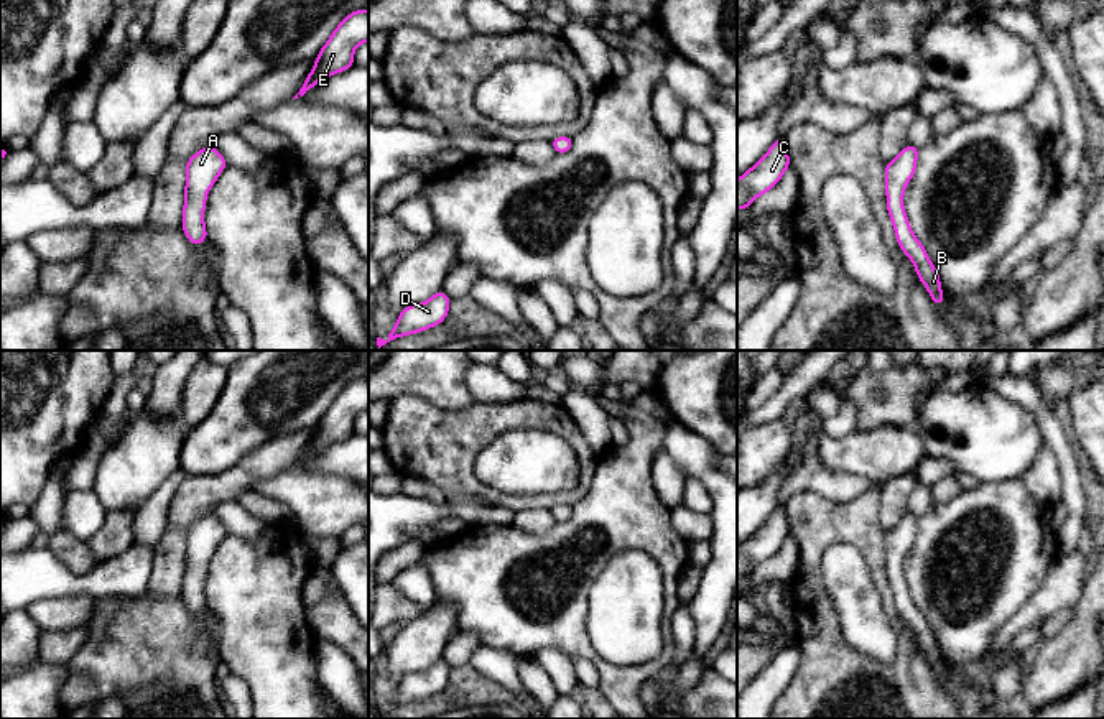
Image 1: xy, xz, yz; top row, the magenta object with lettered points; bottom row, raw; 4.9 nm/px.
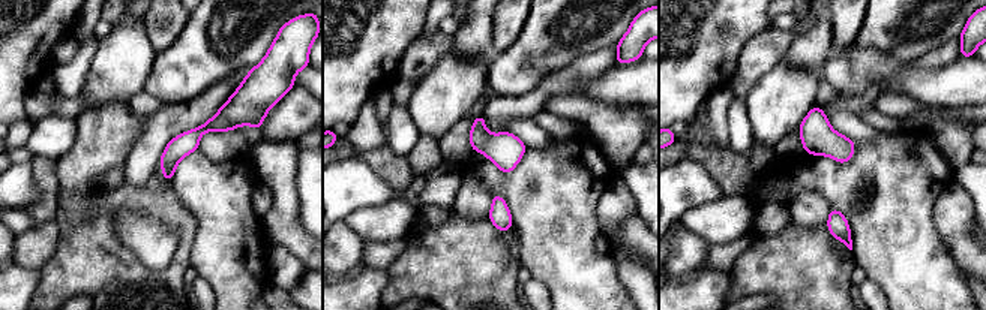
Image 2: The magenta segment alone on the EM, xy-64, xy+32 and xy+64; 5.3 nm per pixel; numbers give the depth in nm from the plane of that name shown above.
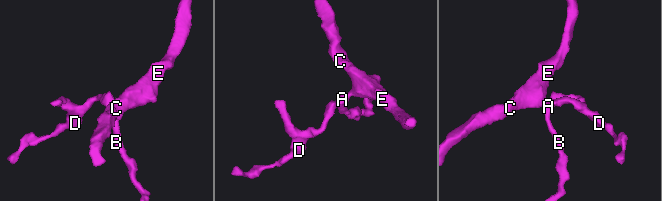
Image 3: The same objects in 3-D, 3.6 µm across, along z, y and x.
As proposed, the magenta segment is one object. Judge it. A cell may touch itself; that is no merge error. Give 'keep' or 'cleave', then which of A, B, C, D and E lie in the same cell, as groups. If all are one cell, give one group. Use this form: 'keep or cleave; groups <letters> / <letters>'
keep; groups A B C D E

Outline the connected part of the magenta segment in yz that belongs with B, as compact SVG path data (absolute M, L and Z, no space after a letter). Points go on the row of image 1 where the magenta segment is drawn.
M907 145L897 158L885 166L887 211L893 224L897 242L915 265L918 280L926 286L935 304L944 303L941 280L925 247L915 237L903 209L903 193L916 171L918 148Z

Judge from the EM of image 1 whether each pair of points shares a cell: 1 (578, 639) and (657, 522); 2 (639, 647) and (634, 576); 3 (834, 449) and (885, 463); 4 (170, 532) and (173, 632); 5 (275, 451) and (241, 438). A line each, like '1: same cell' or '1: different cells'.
1: same cell
2: same cell
3: same cell
4: different cells
5: different cells

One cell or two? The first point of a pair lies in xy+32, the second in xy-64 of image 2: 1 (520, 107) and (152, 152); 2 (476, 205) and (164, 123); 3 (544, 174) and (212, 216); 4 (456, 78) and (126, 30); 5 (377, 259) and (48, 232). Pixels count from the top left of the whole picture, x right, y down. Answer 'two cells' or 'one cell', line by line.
1: one cell
2: one cell
3: one cell
4: one cell
5: one cell

